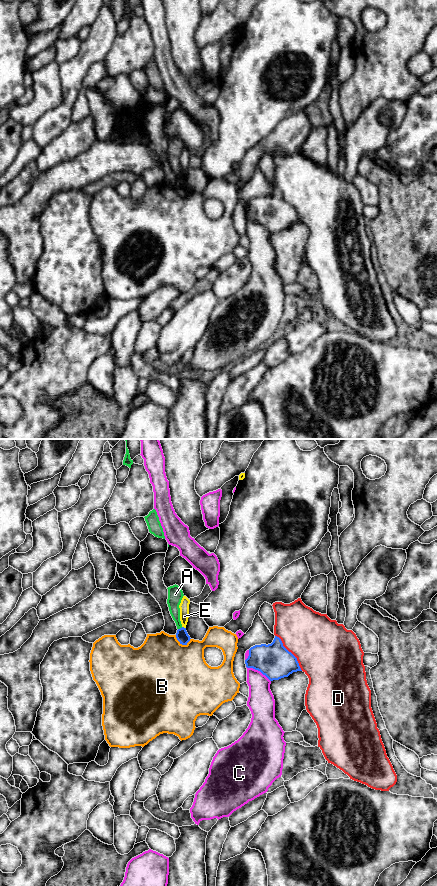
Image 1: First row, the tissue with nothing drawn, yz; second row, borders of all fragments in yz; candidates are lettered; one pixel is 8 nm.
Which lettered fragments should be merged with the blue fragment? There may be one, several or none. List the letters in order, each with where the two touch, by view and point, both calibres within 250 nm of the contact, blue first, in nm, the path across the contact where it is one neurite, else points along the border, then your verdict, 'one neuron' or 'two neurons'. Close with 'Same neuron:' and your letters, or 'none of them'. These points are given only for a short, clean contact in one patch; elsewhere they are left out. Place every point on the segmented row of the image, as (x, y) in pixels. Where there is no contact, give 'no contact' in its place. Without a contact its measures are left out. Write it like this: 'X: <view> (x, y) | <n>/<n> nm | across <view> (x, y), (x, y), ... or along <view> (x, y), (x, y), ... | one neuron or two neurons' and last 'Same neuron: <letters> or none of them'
A: yz (180, 628) | 100/110 nm | along yz (182, 627), (178, 629) | two neurons
B: yz (182, 644) | 100/500 nm | two neurons
C: yz (258, 670) | 280/220 nm | two neurons
D: yz (290, 652) | 280/440 nm | two neurons
E: yz (183, 627) | 100/80 nm | two neurons
Same neuron: none of them

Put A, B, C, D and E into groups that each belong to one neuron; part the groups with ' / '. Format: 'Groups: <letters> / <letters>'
Groups: A / B / C / D / E

